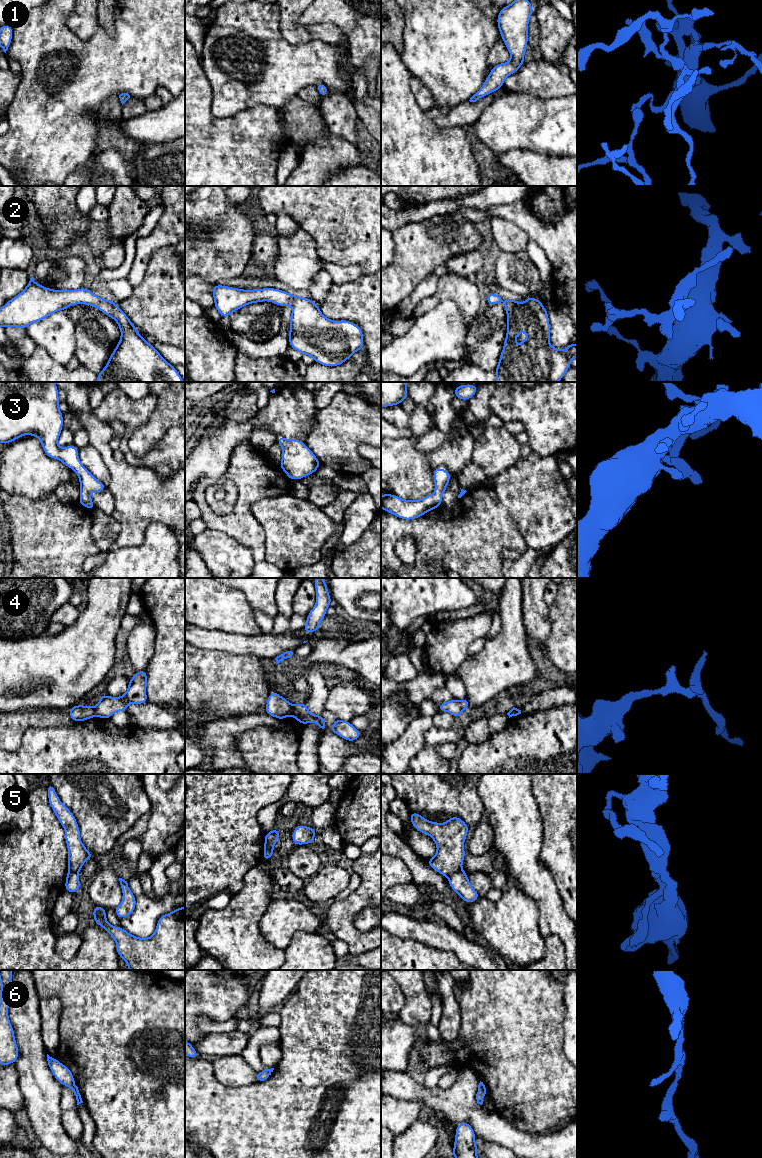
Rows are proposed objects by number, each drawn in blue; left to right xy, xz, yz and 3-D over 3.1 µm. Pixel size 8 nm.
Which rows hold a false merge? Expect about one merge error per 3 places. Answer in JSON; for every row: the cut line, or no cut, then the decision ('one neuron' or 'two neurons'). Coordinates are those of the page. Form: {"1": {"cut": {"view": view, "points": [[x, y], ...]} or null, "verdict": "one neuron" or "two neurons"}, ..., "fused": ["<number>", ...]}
{"1": {"cut": null, "verdict": "one neuron"}, "2": {"cut": null, "verdict": "one neuron"}, "3": {"cut": null, "verdict": "one neuron"}, "4": {"cut": {"view": "xz", "points": [[292, 705], [289, 714]]}, "verdict": "two neurons"}, "5": {"cut": {"view": "yz", "points": [[461, 868], [448, 876]]}, "verdict": "two neurons"}, "6": {"cut": null, "verdict": "one neuron"}, "fused": ["4", "5"]}

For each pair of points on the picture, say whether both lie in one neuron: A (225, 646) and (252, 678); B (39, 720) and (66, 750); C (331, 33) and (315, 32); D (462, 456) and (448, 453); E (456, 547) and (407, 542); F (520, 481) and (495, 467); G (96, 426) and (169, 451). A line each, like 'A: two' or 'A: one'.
A: two
B: two
C: one
D: one
E: two
F: two
G: two

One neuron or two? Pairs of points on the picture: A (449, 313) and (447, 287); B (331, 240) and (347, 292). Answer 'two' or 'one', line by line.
A: two
B: two

